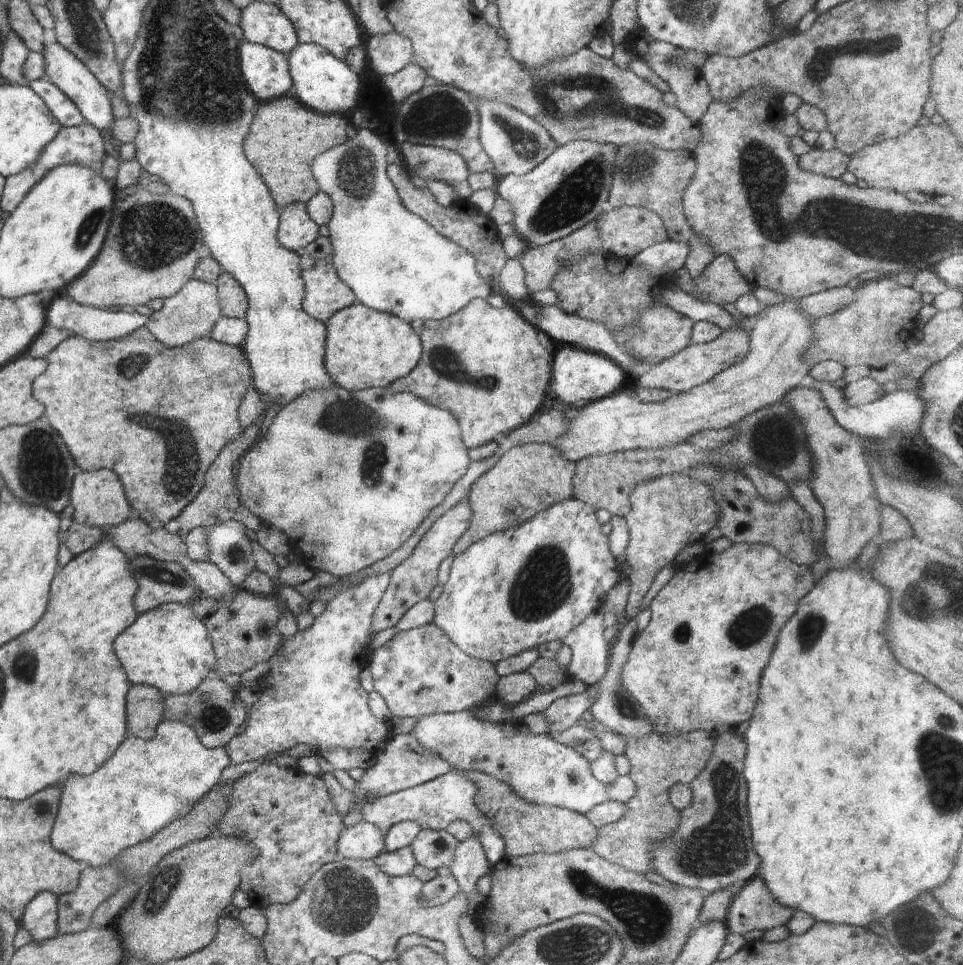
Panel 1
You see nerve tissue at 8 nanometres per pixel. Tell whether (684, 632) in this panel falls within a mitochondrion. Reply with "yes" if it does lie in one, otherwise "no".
yes

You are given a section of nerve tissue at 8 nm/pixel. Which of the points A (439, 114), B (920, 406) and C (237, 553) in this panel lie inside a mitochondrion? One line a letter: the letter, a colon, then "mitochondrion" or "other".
A: mitochondrion
B: other
C: mitochondrion

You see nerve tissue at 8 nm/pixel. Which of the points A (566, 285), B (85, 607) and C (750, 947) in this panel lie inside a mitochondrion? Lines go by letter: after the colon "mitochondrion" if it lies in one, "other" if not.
A: other
B: other
C: other

